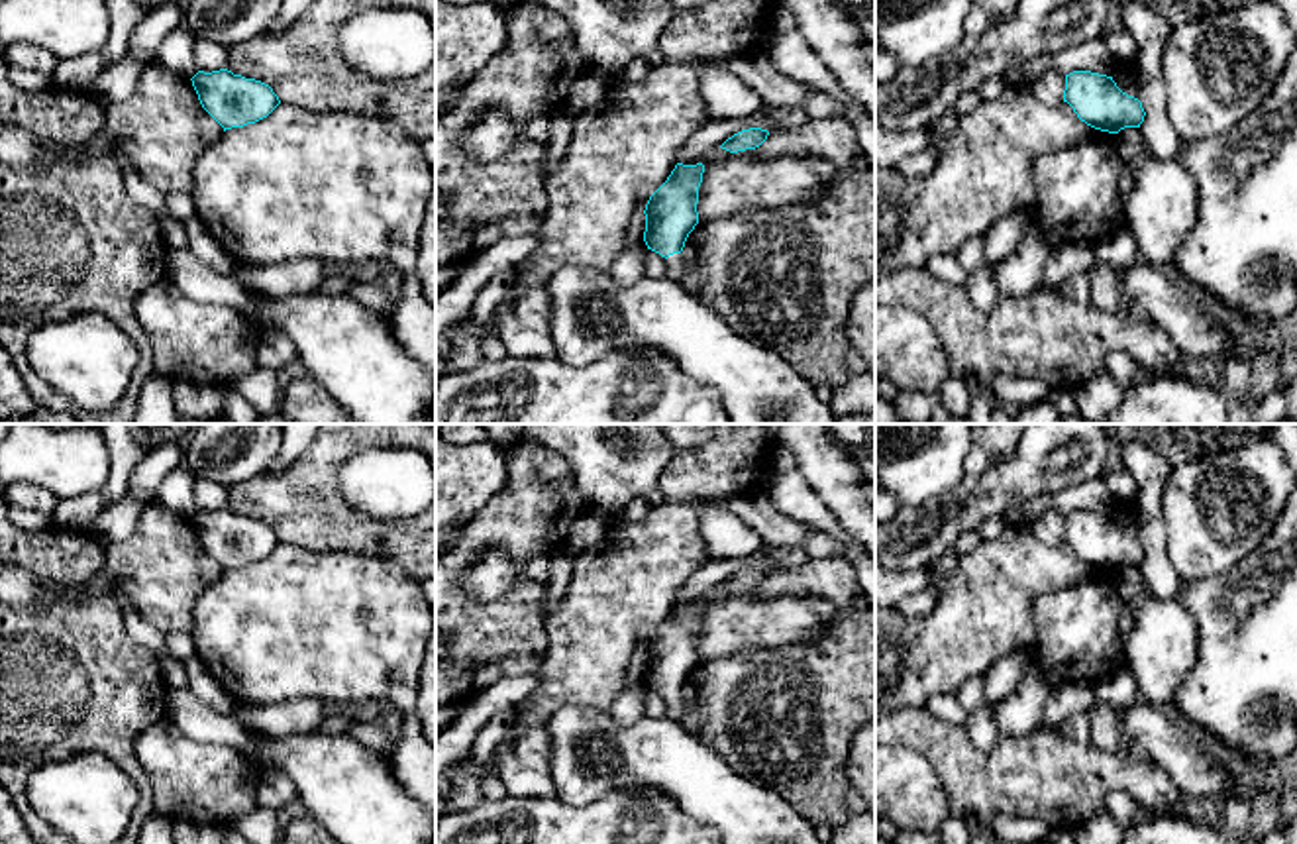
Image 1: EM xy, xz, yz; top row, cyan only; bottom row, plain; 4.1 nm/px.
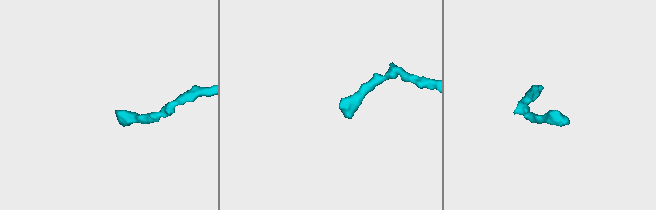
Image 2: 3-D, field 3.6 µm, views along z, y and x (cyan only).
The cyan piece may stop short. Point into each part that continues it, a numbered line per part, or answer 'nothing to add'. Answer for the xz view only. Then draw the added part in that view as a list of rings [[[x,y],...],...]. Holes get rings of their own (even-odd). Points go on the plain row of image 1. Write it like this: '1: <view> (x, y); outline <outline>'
1: xz (674, 699); outline [[[673,693],[667,697],[669,712],[667,718],[681,724],[681,695]]]

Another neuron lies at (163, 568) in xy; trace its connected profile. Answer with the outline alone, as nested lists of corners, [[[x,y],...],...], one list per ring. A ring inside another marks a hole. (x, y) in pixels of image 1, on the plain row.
[[[149,502],[130,538],[106,544],[106,563],[84,589],[57,589],[69,605],[120,585],[137,614],[163,634],[190,632],[194,605],[224,567],[202,548],[190,518]]]

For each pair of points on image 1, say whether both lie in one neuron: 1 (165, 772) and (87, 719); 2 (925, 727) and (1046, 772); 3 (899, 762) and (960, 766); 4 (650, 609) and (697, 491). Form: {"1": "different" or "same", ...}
{"1": "different", "2": "same", "3": "different", "4": "same"}

